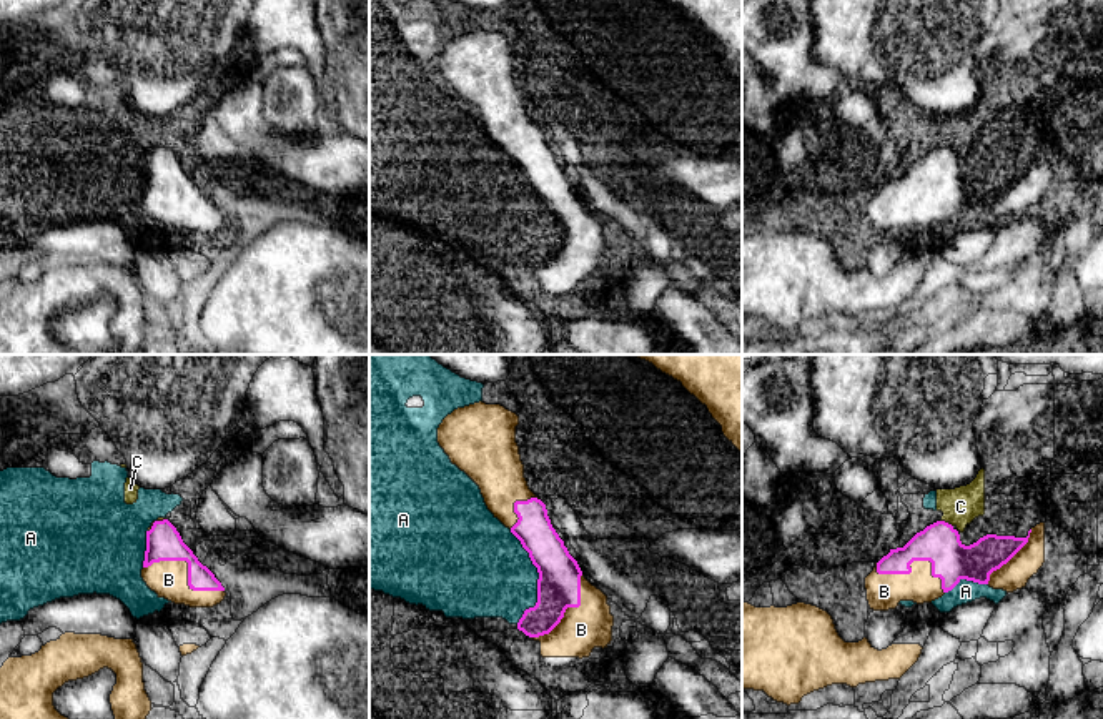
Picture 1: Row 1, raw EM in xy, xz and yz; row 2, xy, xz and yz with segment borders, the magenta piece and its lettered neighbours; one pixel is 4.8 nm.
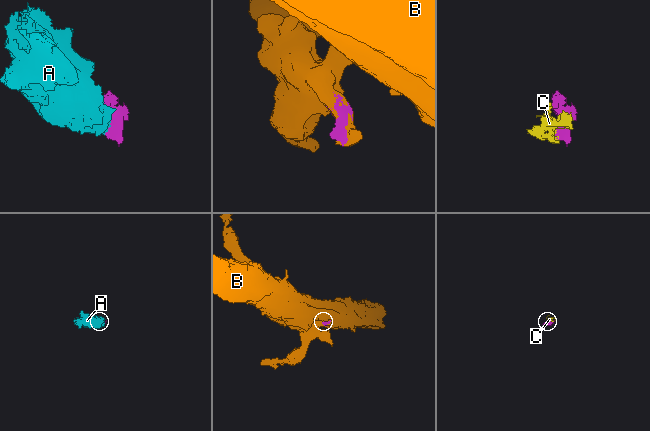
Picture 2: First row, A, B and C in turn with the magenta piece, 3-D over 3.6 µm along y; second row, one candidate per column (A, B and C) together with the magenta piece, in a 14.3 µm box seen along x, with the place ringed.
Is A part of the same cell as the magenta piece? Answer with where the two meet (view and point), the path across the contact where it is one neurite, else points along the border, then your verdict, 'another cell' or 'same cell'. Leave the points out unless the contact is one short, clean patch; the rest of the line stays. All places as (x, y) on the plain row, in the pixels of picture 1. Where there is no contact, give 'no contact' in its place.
meets magenta in xz at (539, 205); another cell

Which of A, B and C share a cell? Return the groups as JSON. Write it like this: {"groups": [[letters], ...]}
{"groups": [["A", "C"], ["B"]]}

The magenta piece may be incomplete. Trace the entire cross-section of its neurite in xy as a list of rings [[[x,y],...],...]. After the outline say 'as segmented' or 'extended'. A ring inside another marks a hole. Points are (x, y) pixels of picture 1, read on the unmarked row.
[[[158,145],[146,158],[141,205],[158,225],[190,235],[213,235],[226,223],[166,145]]] | extended

